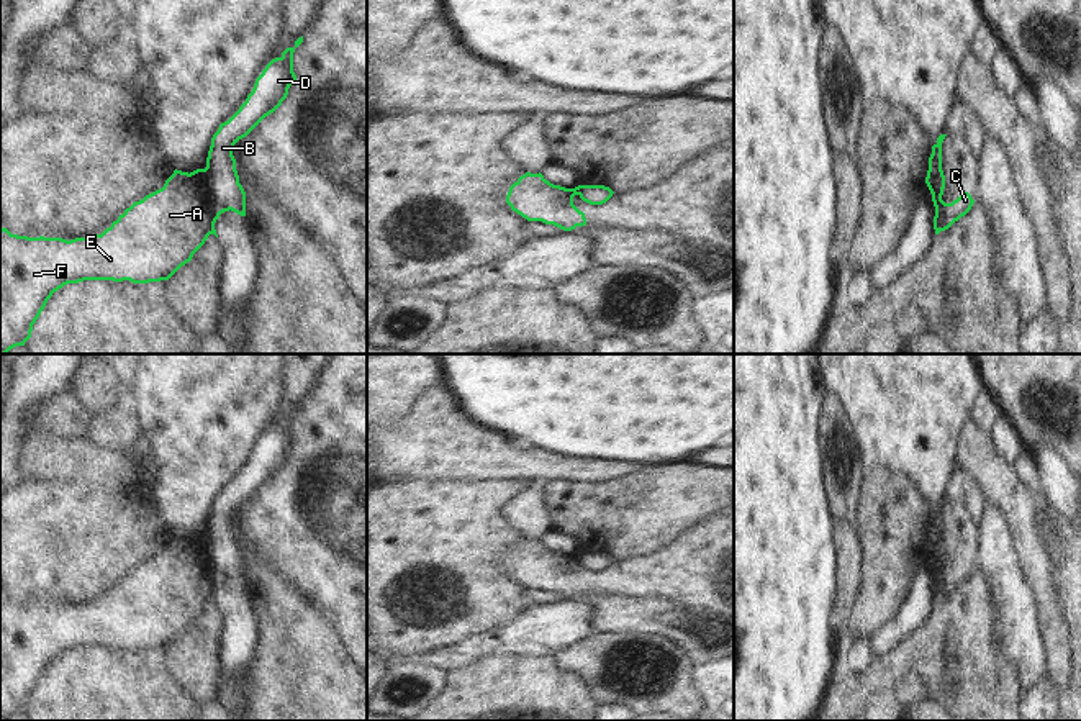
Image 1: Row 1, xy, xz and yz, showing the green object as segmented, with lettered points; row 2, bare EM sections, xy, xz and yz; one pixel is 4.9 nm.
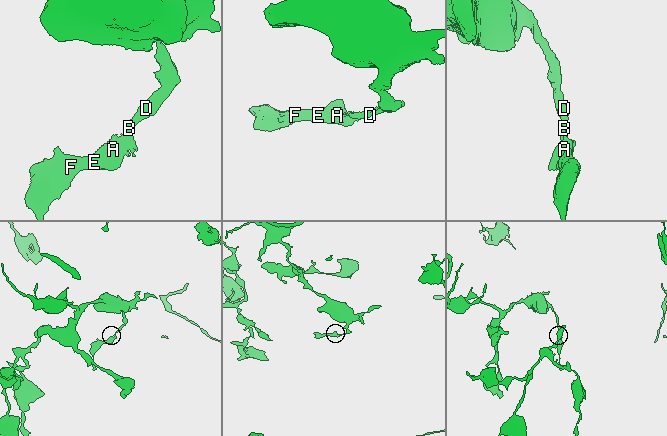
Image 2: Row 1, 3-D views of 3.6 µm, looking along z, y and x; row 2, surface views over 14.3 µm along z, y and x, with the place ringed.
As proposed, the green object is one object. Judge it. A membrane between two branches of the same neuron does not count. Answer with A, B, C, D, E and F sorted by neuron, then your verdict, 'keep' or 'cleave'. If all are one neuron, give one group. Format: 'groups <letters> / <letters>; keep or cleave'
groups A C E F / B D; cleave

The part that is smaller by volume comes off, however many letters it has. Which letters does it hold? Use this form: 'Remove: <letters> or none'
Remove: A, C, E, F.

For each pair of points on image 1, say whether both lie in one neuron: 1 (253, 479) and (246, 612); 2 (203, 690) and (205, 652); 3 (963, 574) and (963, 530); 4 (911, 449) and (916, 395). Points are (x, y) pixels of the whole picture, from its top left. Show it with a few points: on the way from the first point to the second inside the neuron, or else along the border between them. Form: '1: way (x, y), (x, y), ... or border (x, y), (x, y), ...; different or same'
1: way (223, 512), (223, 553), (233, 579); same
2: way (203, 680), (203, 662); same
3: way (963, 562), (963, 541); same
4: way (911, 436), (911, 408); same

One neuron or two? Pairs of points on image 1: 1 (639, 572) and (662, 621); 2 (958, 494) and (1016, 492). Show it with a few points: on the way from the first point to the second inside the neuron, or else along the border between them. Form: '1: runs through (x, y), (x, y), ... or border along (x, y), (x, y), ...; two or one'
1: border along (613, 595), (667, 597), (687, 612); two
2: border along (958, 466), (978, 484), (988, 502); two

